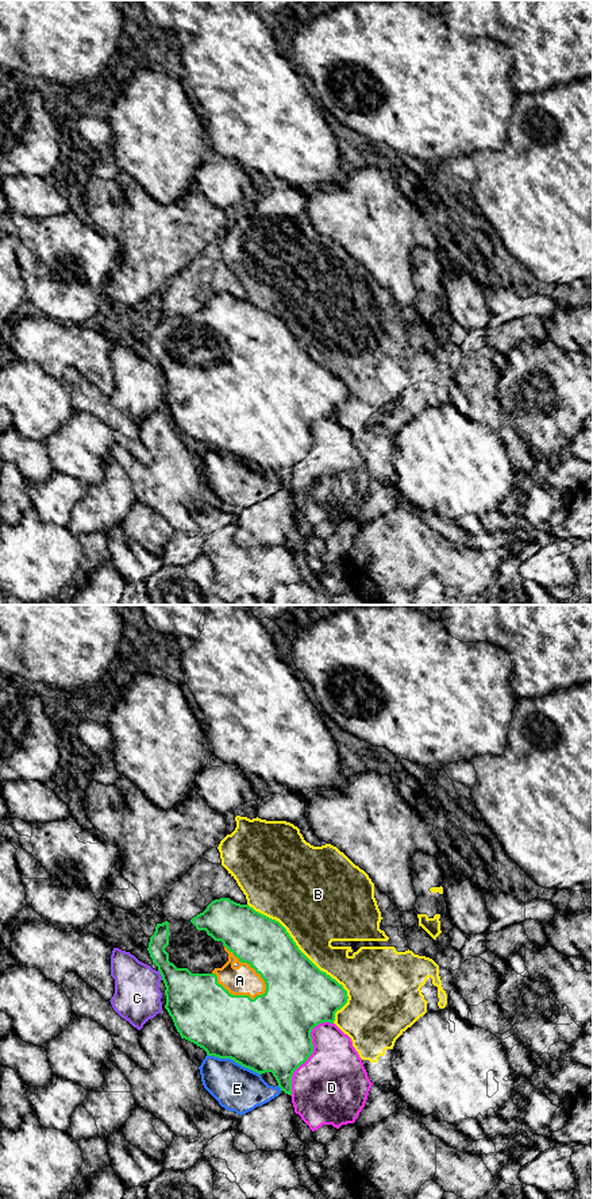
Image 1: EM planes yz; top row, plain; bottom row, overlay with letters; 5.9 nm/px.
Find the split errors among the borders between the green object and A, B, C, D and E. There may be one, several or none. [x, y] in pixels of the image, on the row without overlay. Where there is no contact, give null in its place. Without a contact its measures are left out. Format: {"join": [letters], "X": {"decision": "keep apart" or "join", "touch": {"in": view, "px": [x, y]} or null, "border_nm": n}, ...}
{"join": ["A"], "A": {"decision": "join", "touch": {"in": "yz", "px": [251, 362]}, "border_nm": 380}, "B": {"decision": "keep apart", "touch": {"in": "yz", "px": [310, 355]}, "border_nm": 900}, "C": {"decision": "keep apart", "touch": {"in": "yz", "px": [161, 370]}, "border_nm": 70}, "D": {"decision": "keep apart", "touch": {"in": "yz", "px": [312, 446]}, "border_nm": 500}, "E": {"decision": "keep apart", "touch": {"in": "yz", "px": [234, 455]}, "border_nm": 340}}

